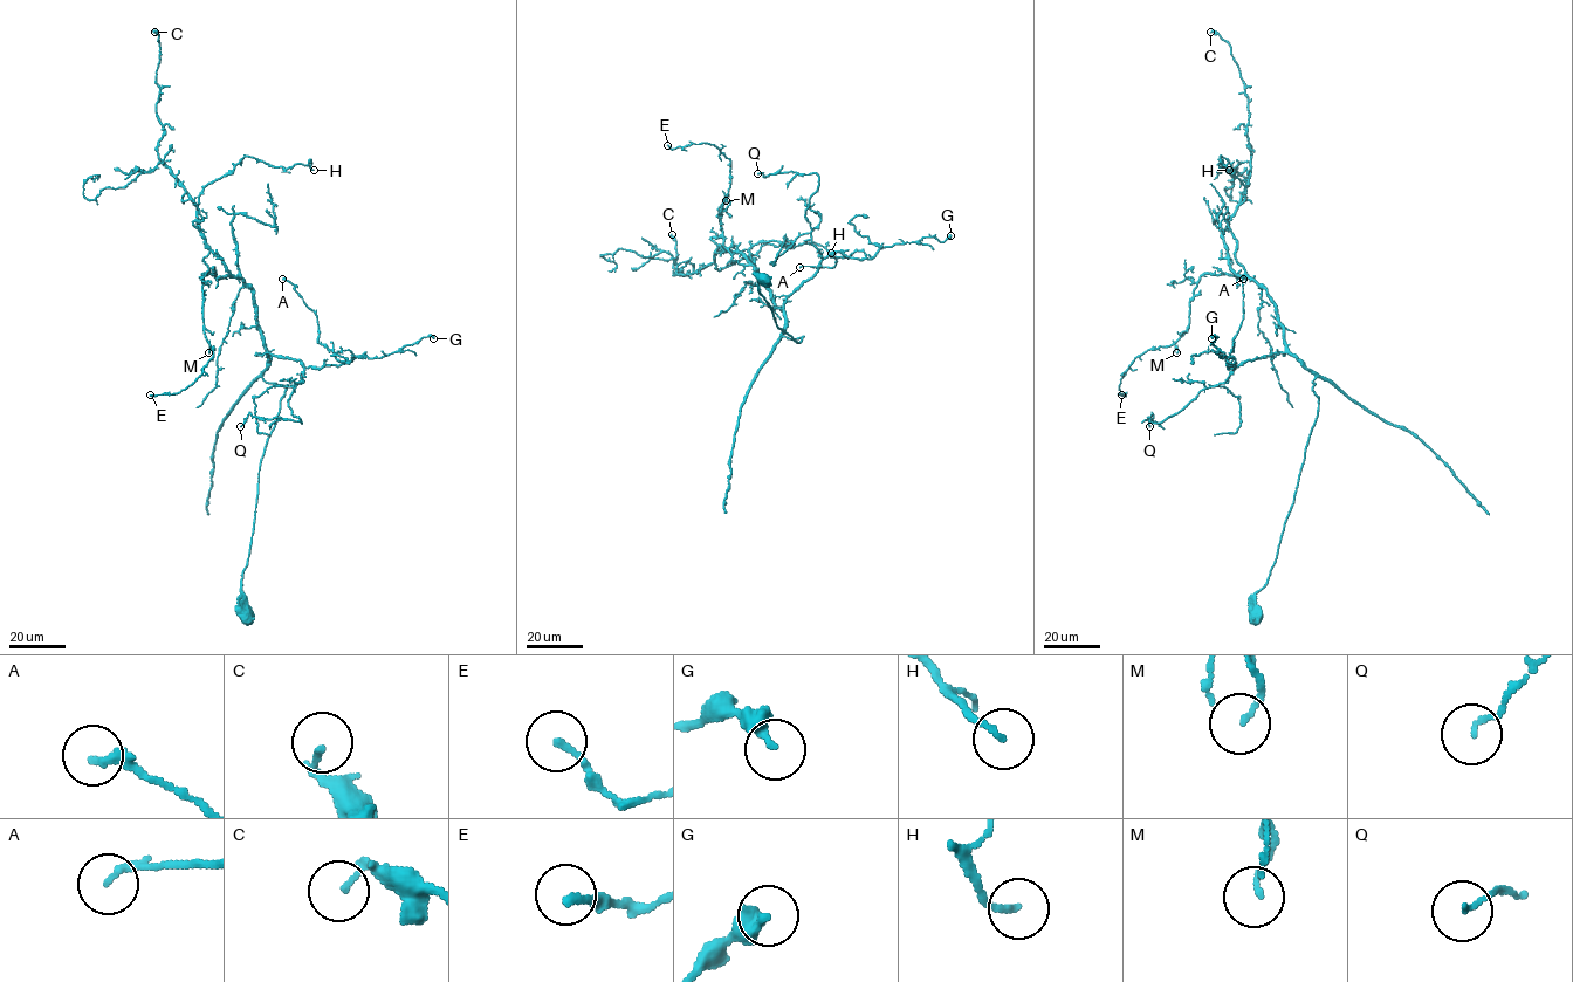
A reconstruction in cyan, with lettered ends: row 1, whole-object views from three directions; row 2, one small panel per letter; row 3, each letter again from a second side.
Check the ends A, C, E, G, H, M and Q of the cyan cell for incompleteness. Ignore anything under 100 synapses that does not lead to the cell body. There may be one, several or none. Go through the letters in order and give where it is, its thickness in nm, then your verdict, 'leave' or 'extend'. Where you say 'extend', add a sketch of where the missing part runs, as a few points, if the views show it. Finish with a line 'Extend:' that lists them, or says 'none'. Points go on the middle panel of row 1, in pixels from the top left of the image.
A: place (799, 267); calibre 190 nm; leave
C: place (672, 234); calibre 140 nm; leave
E: place (667, 145); calibre 190 nm; leave
G: place (950, 235); calibre 220 nm; leave
H: place (831, 253); calibre 130 nm; leave
M: place (726, 200); calibre 110 nm; leave
Q: place (757, 173); calibre 100 nm; leave
Extend: none

